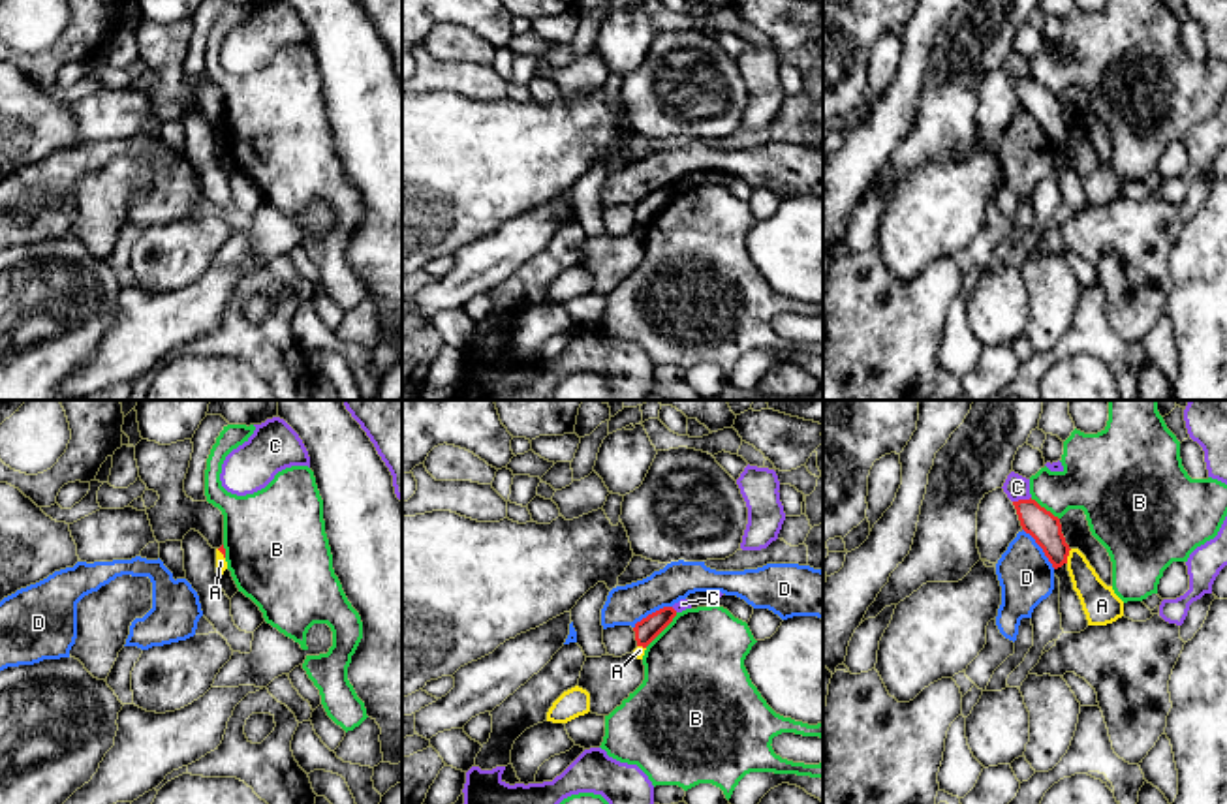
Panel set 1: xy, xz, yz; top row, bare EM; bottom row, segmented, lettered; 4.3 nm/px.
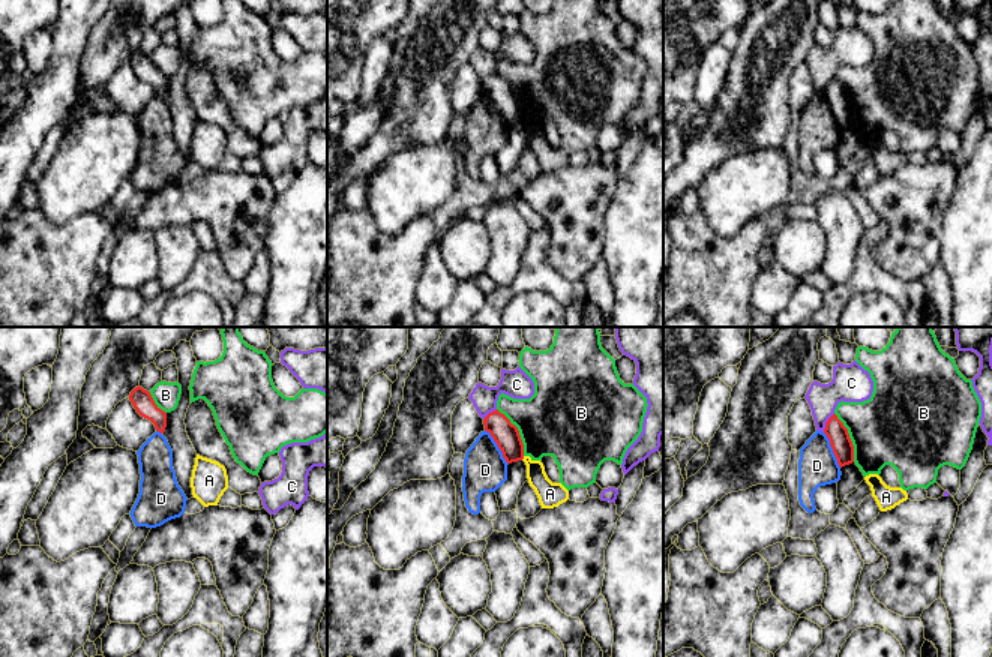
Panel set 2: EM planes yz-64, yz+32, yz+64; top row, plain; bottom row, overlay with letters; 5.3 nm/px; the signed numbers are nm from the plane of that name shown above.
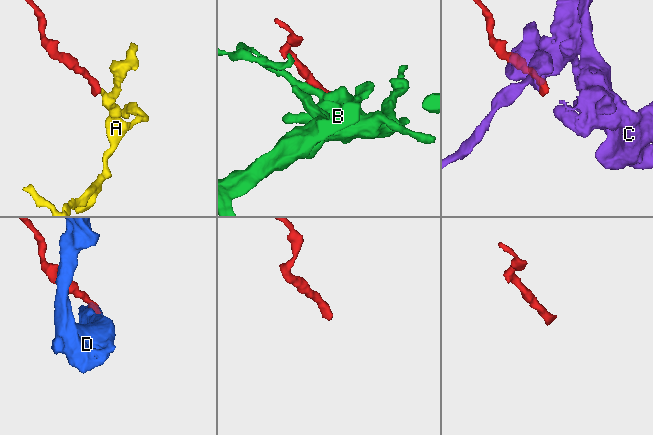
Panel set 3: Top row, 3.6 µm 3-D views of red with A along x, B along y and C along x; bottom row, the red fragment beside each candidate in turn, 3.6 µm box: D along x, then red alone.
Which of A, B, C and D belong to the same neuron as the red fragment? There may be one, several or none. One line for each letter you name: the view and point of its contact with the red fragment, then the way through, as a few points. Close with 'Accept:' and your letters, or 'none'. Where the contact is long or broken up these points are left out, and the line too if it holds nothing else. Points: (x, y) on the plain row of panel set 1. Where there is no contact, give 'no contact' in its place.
Accept: none

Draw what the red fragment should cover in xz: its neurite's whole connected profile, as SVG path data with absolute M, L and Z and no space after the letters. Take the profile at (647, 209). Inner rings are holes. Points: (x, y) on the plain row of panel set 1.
M663 186L635 203L637 225L646 227L676 195L673 186Z

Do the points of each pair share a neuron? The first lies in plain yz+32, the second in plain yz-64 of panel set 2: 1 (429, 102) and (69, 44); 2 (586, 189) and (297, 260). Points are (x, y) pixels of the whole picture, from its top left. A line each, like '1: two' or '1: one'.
1: two
2: two

